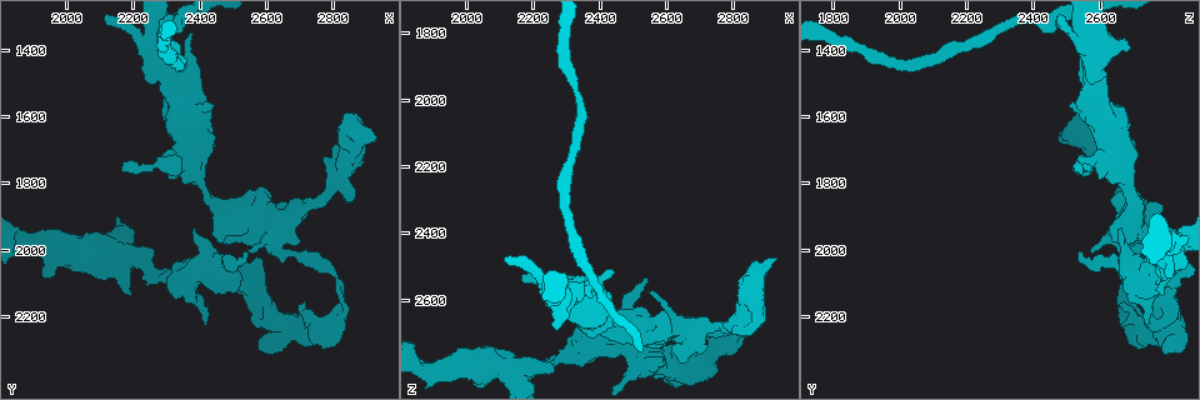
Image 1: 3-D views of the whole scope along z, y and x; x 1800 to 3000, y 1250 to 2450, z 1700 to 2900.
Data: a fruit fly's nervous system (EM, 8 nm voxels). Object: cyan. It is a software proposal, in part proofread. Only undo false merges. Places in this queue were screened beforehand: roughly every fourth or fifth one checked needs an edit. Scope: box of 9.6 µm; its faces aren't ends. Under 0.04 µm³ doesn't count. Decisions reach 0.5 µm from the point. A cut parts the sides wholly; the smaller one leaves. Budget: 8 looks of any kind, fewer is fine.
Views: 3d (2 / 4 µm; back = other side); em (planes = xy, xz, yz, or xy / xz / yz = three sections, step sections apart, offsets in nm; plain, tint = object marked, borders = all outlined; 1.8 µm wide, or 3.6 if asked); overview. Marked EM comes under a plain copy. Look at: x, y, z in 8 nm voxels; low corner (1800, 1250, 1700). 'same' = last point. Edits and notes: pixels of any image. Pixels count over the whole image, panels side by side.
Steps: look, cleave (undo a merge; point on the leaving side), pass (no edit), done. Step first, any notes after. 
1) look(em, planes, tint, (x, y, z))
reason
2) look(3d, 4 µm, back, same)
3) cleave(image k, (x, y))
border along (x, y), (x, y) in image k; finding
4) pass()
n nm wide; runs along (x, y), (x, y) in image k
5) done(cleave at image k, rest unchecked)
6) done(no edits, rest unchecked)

look(em, 3.6 µm, planes, tint, (2390, 1720, 2630))
thick turns thin

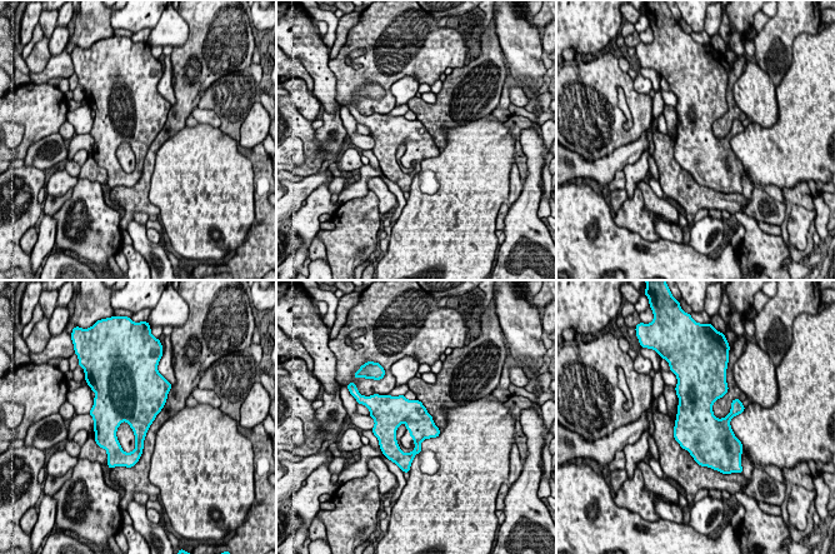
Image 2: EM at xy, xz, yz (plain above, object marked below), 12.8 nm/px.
pass()
one neuron here

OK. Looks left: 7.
look(em, planes, tint, (2700, 2240, 2800))
two arms at a narrow angle

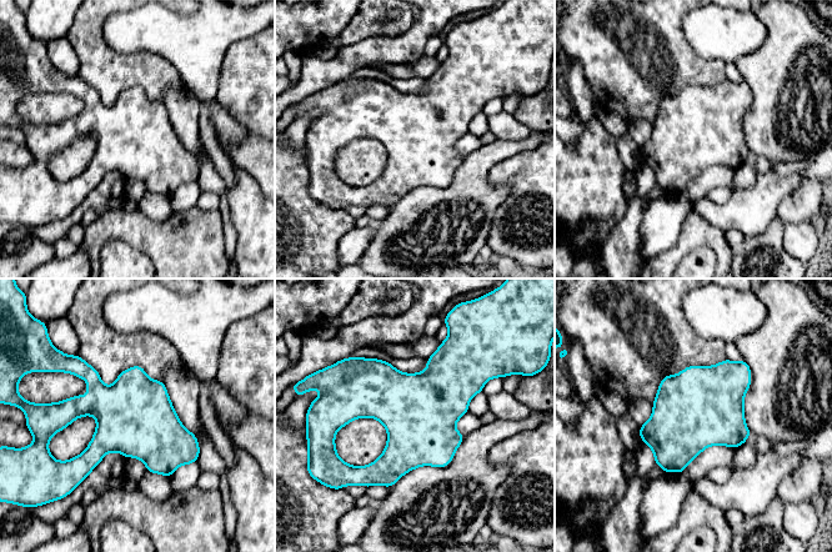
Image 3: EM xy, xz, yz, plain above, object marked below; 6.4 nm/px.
pass()
continuous, no second neuron

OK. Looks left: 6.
look(em, 3.6 µm, xy, step 8, tint, (2160, 2020, 2820))

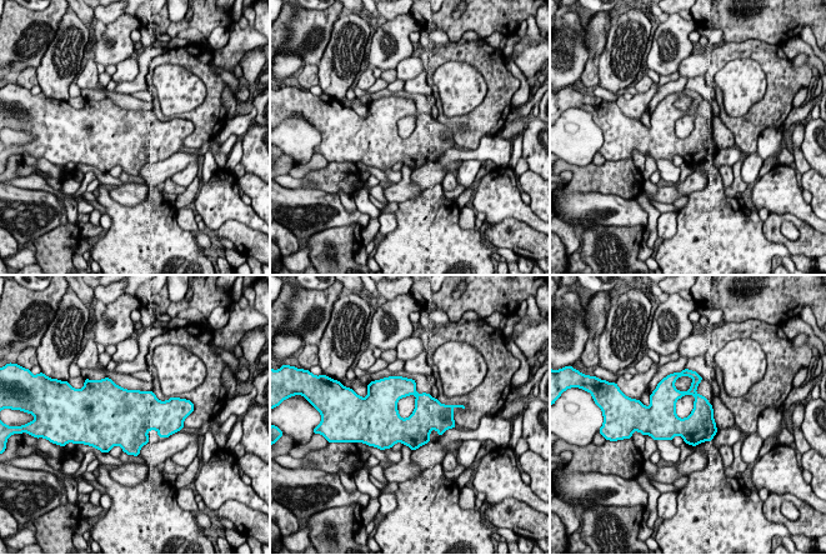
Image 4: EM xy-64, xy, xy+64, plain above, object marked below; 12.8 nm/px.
look(em, 3.6 µm, planes, tint, same)
another direction

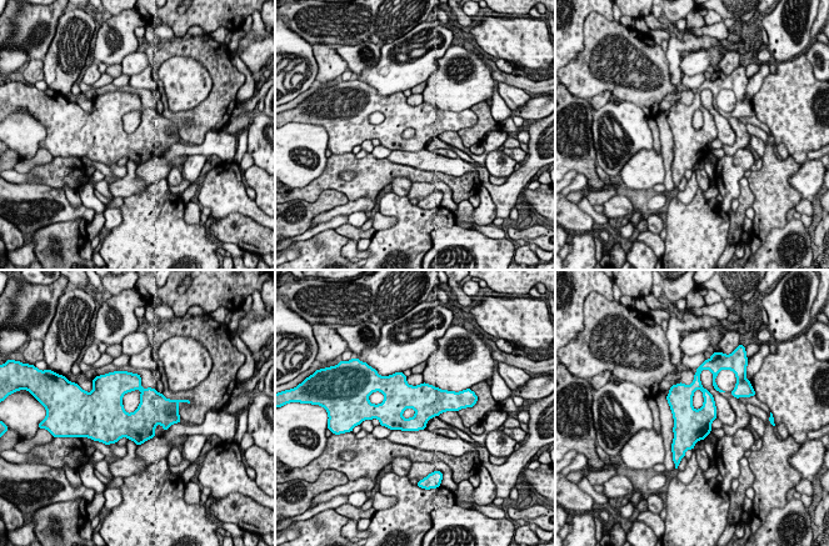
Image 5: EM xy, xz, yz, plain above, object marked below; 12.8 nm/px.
pass()
all the same neuron

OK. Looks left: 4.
done(no edits, rest unchecked)

